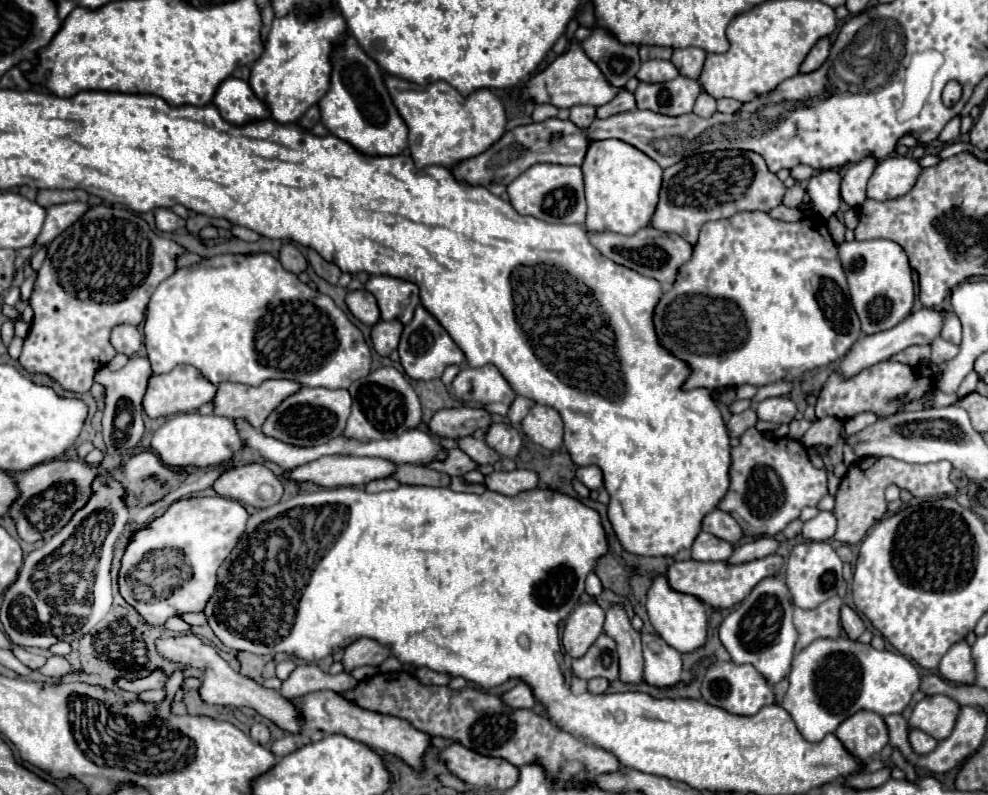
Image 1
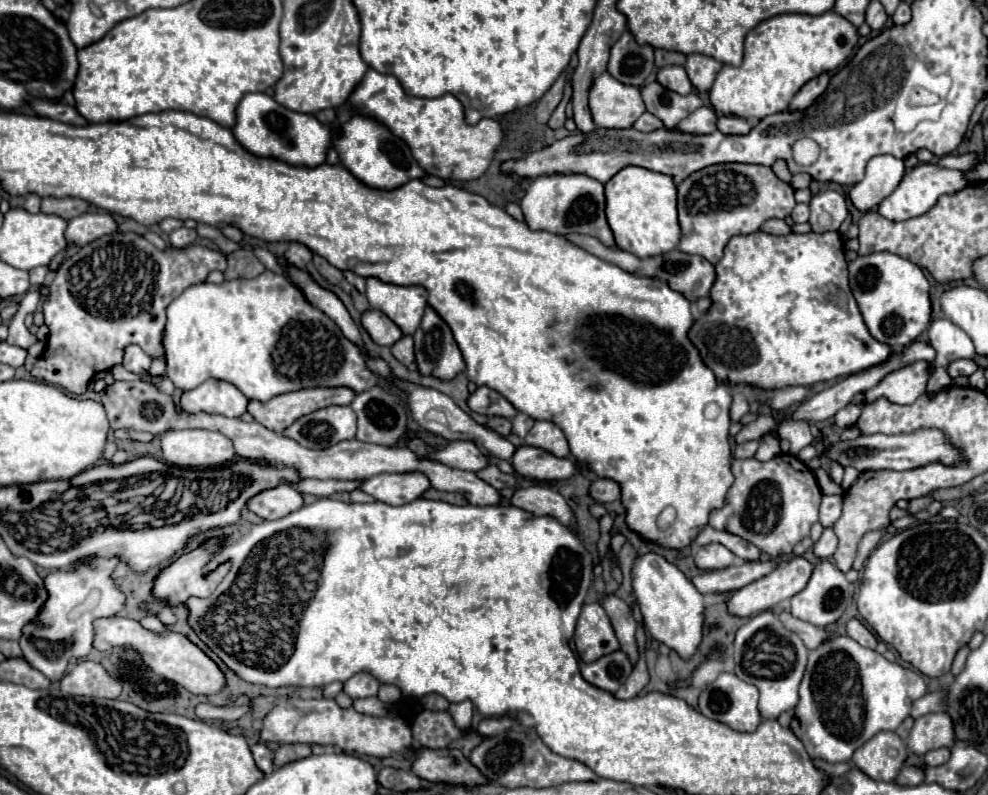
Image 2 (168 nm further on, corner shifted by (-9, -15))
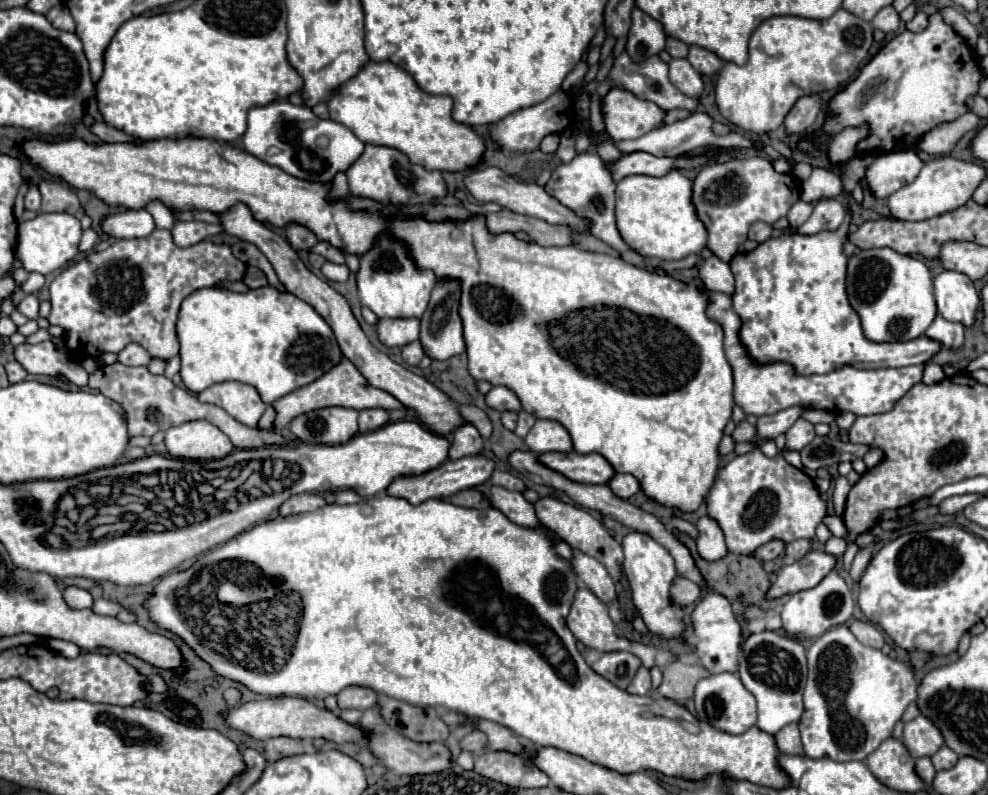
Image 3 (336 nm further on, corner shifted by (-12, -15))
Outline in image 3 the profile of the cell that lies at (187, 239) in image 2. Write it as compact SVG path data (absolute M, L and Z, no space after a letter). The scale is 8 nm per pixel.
M176 221L176 225L172 227L172 237L174 237L174 243L178 247L196 245L202 239L216 235L216 233L224 233L220 225L208 225L208 223L202 223L202 221L190 221L190 223Z

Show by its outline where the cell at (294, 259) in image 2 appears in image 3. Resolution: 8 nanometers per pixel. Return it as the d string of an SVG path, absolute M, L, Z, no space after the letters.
M288 225L286 227L286 237L288 237L288 243L296 251L306 251L306 253L318 243L316 235L312 231L308 231L306 227L302 227L302 225Z

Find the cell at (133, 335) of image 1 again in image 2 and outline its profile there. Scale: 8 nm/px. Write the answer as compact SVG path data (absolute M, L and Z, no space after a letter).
M129 345L125 349L125 357L123 357L123 367L127 371L133 371L133 373L141 373L141 371L147 371L151 365L151 357L137 345Z

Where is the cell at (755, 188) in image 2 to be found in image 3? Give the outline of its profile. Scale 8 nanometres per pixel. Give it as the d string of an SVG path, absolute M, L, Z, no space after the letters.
M762 157L730 159L728 163L714 163L704 167L692 189L692 203L698 219L708 231L706 247L724 263L728 263L738 247L748 239L748 229L756 221L774 223L786 217L792 203L800 199L800 183L792 175L780 175L772 169L772 163Z

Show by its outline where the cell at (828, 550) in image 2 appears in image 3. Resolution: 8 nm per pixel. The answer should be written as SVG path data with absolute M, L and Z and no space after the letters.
M830 537L826 541L826 553L830 553L830 555L844 555L846 547L848 547L846 541L840 539L840 537Z

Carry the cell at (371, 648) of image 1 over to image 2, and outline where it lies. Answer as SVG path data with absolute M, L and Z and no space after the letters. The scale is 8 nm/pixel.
M357 673L355 677L351 677L351 679L345 683L343 691L345 691L351 699L363 699L363 697L373 697L373 695L377 695L379 685L381 685L381 683L379 683L373 675L369 675L369 673Z

